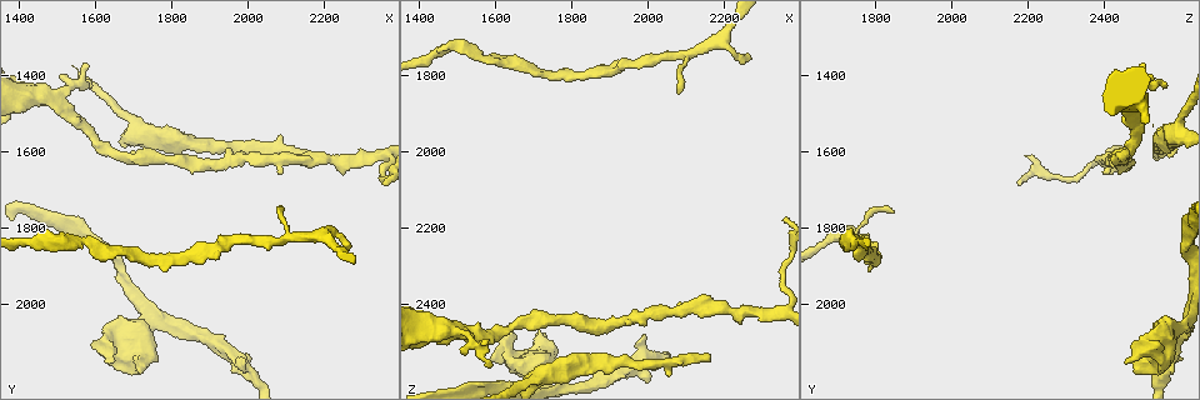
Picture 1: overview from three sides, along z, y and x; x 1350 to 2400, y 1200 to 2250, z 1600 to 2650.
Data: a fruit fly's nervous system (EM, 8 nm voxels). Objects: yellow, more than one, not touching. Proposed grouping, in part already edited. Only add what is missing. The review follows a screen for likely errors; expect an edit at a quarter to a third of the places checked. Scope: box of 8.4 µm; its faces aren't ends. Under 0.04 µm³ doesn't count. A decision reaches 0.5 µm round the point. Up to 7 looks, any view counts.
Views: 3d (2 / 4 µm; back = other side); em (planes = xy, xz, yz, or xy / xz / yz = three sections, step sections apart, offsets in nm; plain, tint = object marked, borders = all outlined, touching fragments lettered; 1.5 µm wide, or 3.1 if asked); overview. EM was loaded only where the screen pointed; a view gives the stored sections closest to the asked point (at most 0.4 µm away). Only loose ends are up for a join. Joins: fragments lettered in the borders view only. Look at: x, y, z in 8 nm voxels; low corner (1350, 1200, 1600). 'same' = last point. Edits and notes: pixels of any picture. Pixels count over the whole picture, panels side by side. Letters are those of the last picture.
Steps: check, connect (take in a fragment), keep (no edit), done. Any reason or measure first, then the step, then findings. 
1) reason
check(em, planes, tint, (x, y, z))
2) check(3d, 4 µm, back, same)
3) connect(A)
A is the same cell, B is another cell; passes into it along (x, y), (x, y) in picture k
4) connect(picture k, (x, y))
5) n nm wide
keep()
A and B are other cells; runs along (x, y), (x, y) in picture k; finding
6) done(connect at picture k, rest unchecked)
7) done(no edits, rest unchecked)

free end
check(3d, 2 µm, back, (2270, 1845, 1745))

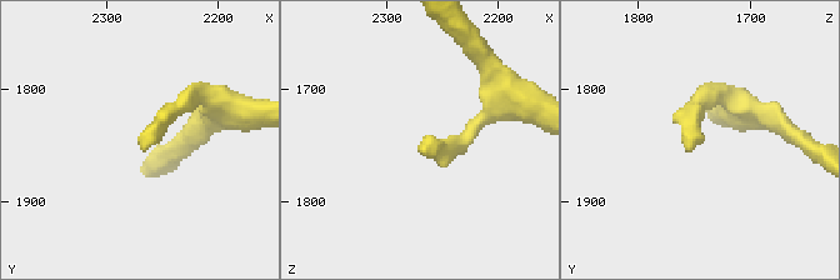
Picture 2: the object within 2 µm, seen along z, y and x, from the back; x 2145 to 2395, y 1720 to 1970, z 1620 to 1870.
need the tissue
check(em, planes, borders, (2266, 1854, 1748))

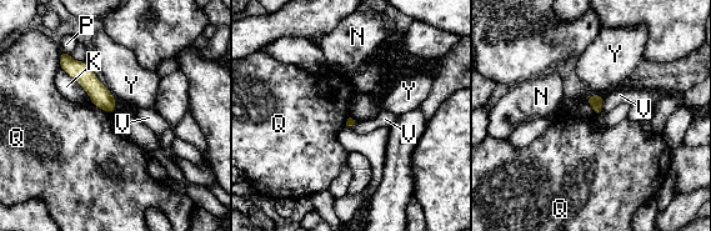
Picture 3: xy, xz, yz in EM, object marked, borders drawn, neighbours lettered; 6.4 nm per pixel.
K touches over 300 nm
keep()
K, N, P, Q, V and Y are other cells; runs along (63, 59), (109, 110) in picture 3; none of them fits

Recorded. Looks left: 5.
thin end
check(3d, 4 µm, (1570, 1365, 2505))

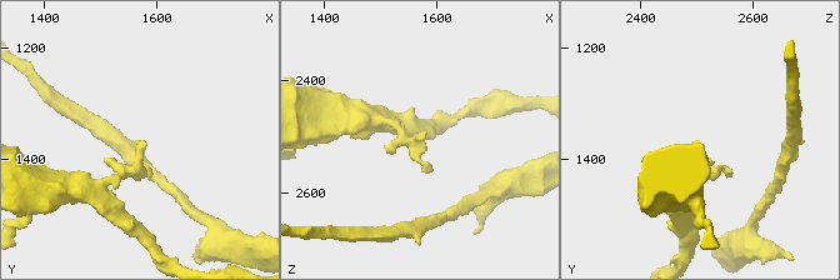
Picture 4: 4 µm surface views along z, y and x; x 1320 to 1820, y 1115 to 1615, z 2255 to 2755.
shape alone is not enough
check(em, yz, step 8, borders, (1575, 1365, 2505))

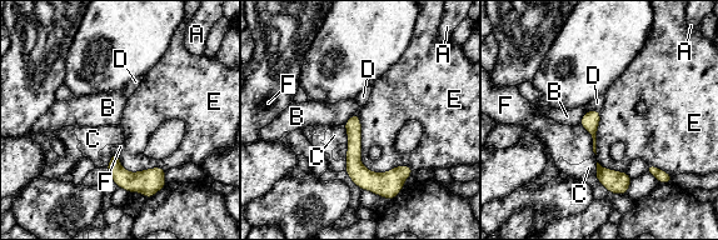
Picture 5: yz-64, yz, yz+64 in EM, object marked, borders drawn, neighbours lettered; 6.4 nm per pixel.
keep()
A, B, C, D, E and F are other cells; no lettered fragment goes on from it

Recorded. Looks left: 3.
check(em, planes, borders, (1985, 2145, 2475))

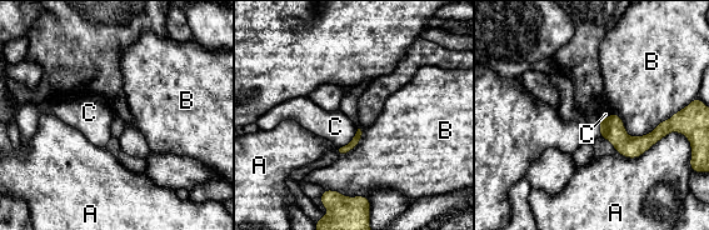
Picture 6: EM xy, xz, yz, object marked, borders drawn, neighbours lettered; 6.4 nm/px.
keep()
A, B and C are other cells; border along (355, 126), (353, 138), (336, 148) in picture 6; no lettered fragment goes on from it

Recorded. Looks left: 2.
done(no edits, rest unchecked)

